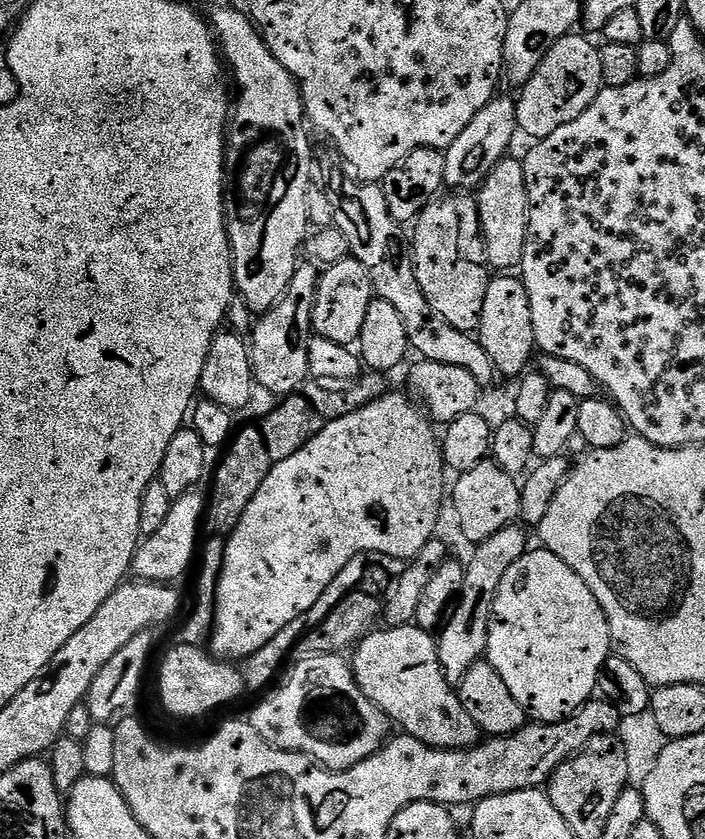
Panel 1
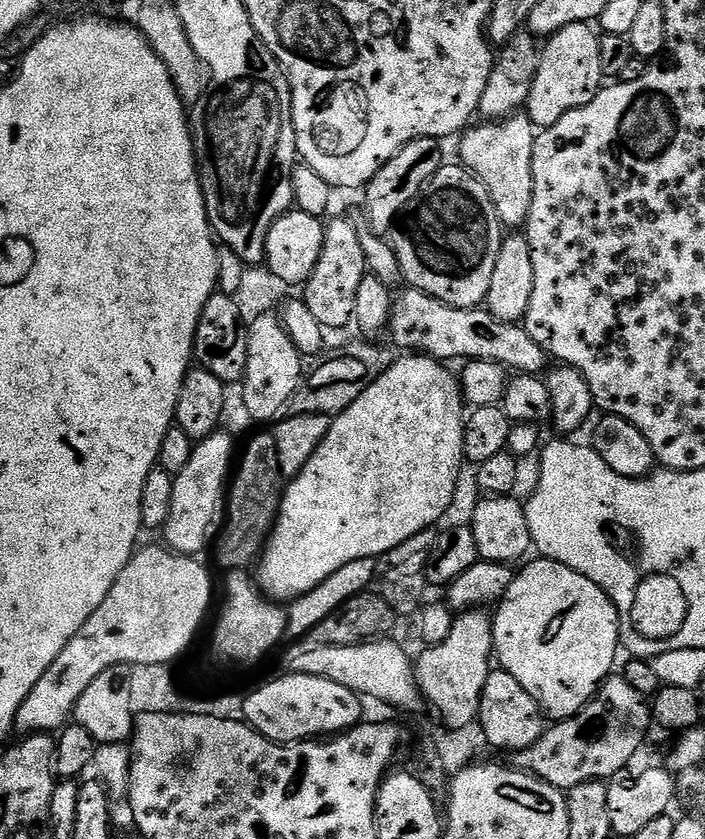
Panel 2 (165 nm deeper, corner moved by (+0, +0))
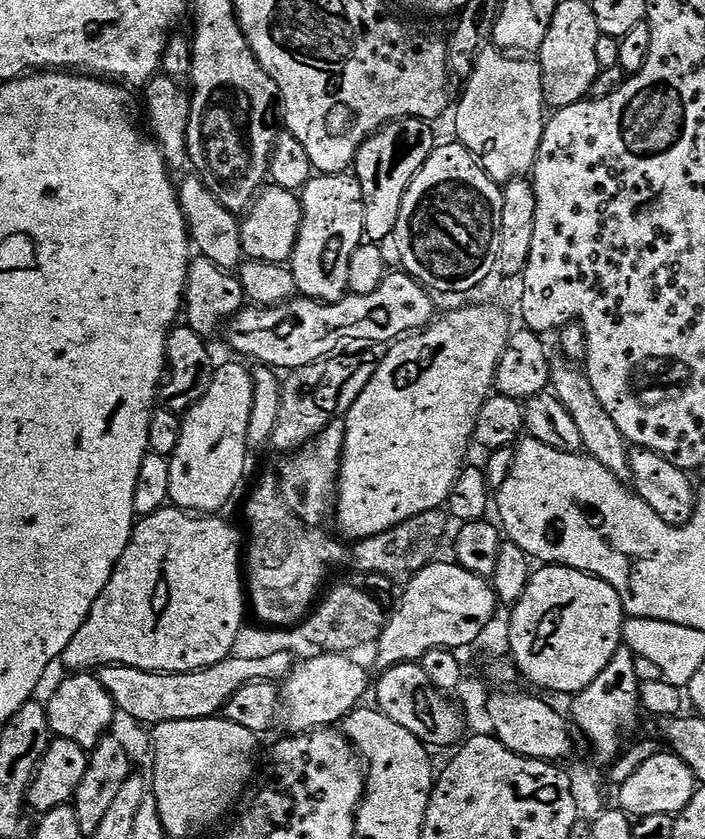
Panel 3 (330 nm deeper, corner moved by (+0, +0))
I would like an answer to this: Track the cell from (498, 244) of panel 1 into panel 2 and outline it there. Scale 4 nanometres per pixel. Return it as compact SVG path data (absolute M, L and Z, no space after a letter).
M513 114L495 122L484 123L488 124L477 123L459 137L459 159L468 171L480 179L482 186L486 186L490 202L494 202L494 210L498 210L498 218L505 229L523 229L528 223L534 198L532 155L538 135L537 129L524 114Z

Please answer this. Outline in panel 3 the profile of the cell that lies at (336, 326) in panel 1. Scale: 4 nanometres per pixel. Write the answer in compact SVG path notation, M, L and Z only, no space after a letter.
M351 171L313 175L300 196L304 224L290 261L297 293L324 304L349 295L350 258L365 239L364 199L360 180Z

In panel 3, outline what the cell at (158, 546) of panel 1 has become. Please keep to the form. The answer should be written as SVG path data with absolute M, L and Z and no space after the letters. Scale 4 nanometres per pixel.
M220 364L216 377L206 390L206 398L194 405L183 417L182 438L178 438L178 450L169 459L170 494L169 501L177 508L193 514L220 514L232 500L236 487L244 480L244 467L248 464L248 427L250 410L254 406L254 382L251 371L240 364Z

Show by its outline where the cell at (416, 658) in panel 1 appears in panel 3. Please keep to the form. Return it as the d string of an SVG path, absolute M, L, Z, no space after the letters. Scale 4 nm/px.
M290 653L271 655L263 659L241 659L226 657L209 668L199 668L196 672L147 672L131 668L125 664L109 664L99 669L102 686L110 694L121 713L132 720L141 720L147 726L175 720L210 718L227 709L230 698L247 684L261 682L283 682L294 667L294 657Z

